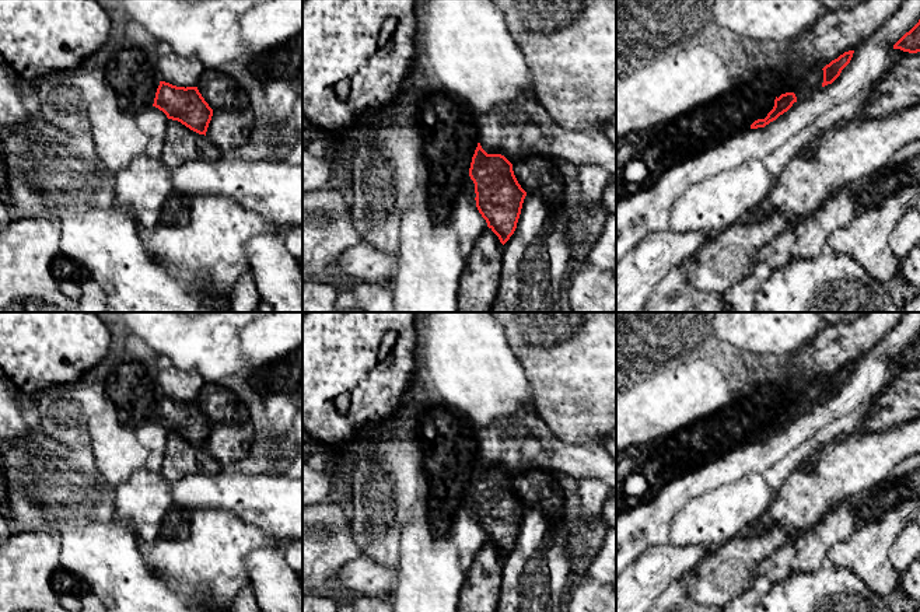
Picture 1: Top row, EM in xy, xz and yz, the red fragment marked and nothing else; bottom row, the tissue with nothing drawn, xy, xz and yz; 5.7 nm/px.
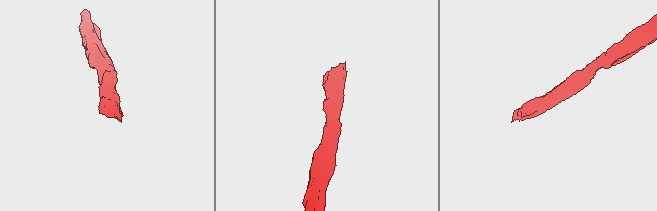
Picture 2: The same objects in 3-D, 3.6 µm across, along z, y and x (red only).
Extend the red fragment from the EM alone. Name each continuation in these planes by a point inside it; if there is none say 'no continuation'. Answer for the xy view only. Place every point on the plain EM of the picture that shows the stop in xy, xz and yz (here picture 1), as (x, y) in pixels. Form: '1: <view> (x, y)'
no continuation

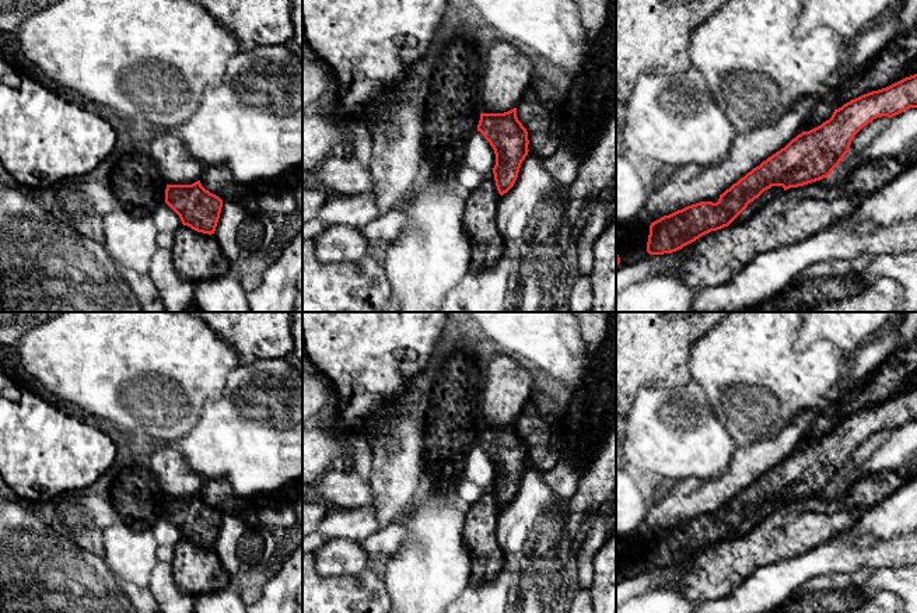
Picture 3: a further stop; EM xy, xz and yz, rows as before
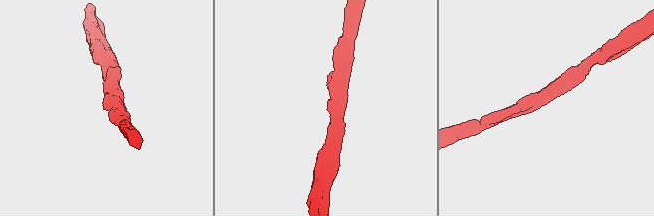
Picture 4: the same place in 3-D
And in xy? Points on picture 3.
no continuation

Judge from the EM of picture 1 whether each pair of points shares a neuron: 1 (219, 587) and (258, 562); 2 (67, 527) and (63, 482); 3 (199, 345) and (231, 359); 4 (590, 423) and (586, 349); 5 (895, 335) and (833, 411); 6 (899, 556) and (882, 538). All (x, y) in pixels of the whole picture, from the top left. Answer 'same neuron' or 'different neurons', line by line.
1: different neurons
2: different neurons
3: same neuron
4: same neuron
5: same neuron
6: different neurons

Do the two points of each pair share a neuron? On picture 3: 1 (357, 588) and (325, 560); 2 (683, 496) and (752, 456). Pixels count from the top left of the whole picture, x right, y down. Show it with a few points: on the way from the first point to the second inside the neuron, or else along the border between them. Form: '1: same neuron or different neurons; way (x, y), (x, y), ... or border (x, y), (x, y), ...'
1: different neurons; border (373, 564), (356, 574), (321, 575), (317, 573)
2: same neuron; way (700, 496), (717, 493), (737, 473)

